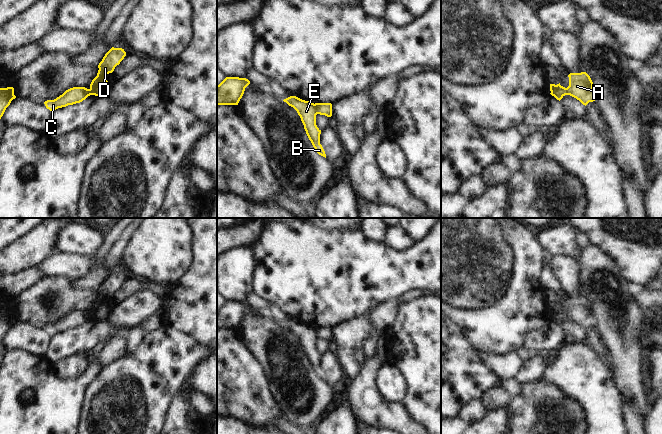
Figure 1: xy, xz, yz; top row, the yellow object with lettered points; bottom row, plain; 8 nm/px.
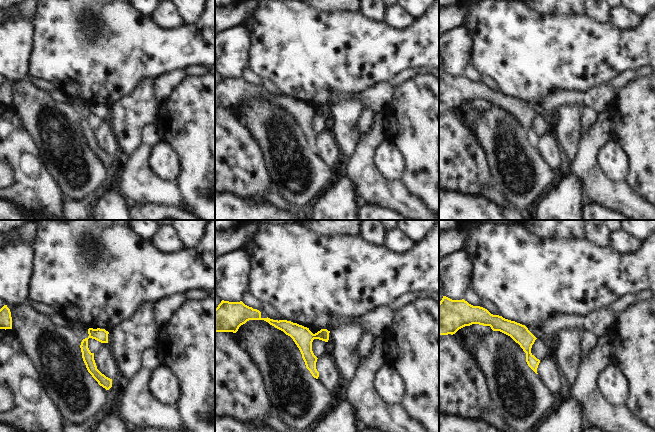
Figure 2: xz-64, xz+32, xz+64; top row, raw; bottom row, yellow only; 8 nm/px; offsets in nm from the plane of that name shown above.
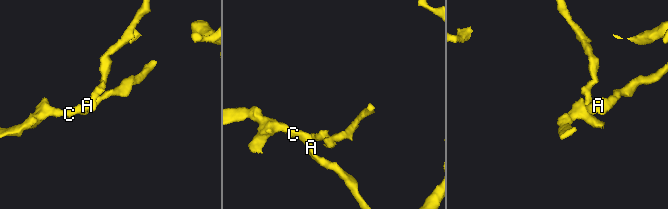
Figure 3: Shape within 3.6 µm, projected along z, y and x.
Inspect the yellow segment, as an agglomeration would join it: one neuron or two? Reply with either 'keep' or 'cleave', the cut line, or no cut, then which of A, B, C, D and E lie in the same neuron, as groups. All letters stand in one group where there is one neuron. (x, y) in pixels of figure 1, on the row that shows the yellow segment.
cleave; cut xz (314, 104), (314, 109), (317, 113); groups A B C E / D

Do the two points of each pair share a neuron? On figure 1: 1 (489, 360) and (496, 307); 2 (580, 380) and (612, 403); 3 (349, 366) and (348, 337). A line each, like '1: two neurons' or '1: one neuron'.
1: two neurons
2: one neuron
3: one neuron

